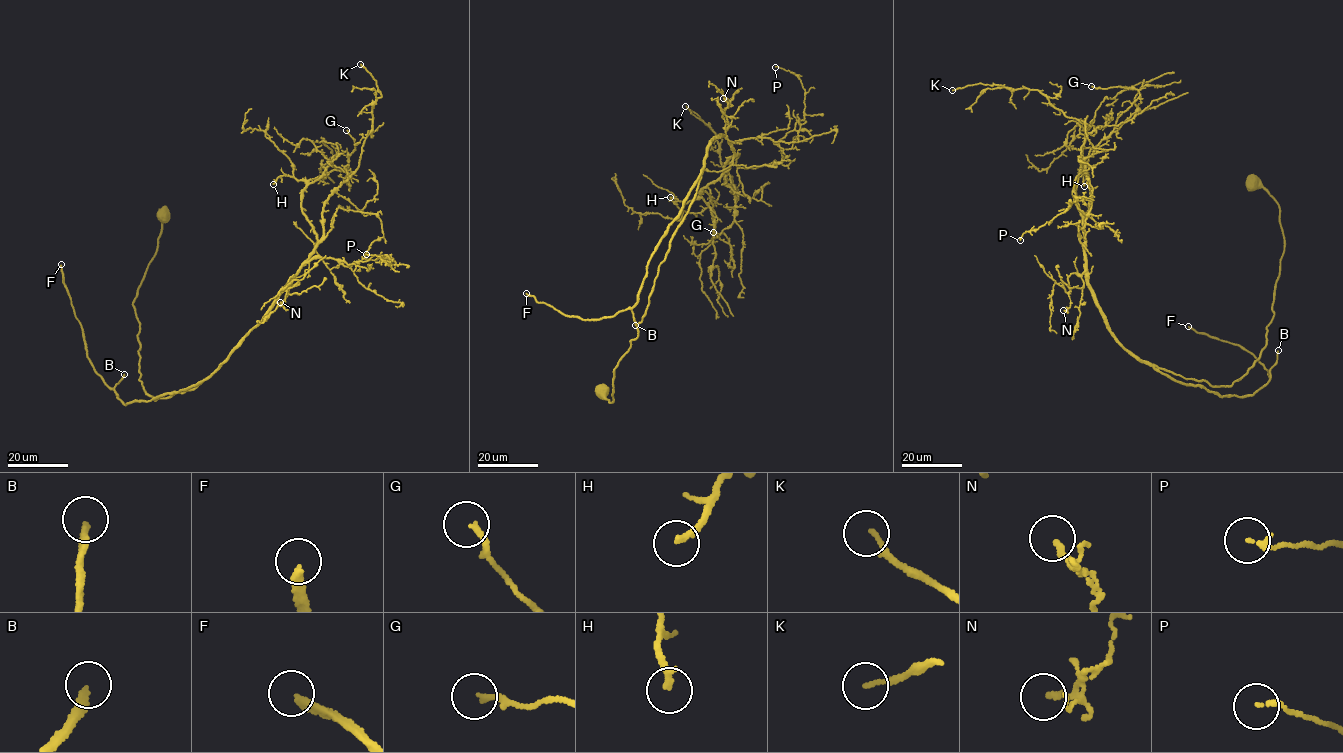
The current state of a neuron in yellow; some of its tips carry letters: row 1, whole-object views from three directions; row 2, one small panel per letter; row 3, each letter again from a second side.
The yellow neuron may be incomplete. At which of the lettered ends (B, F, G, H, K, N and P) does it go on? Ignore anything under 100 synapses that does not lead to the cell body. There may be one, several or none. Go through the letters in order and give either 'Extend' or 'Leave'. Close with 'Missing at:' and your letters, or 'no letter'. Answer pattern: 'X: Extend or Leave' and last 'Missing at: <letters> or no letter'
B: Extend
F: Extend
G: Leave
H: Leave
K: Leave
N: Leave
P: Leave
Missing at: B, F

